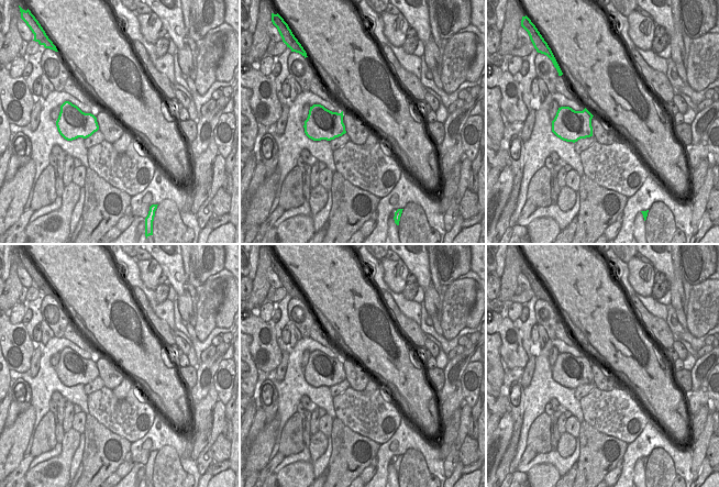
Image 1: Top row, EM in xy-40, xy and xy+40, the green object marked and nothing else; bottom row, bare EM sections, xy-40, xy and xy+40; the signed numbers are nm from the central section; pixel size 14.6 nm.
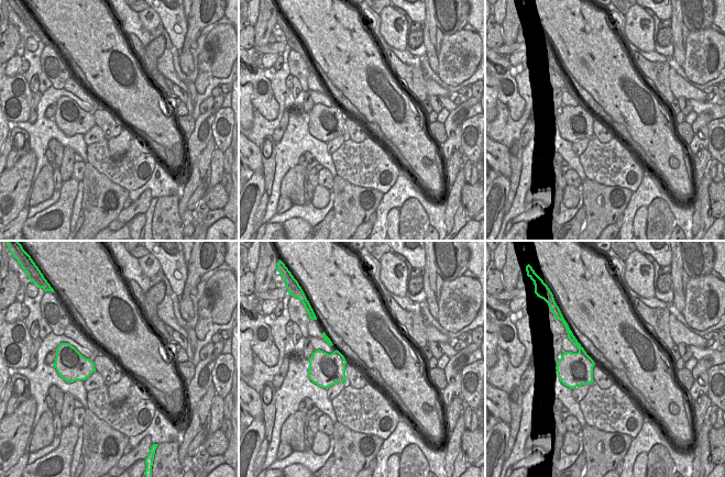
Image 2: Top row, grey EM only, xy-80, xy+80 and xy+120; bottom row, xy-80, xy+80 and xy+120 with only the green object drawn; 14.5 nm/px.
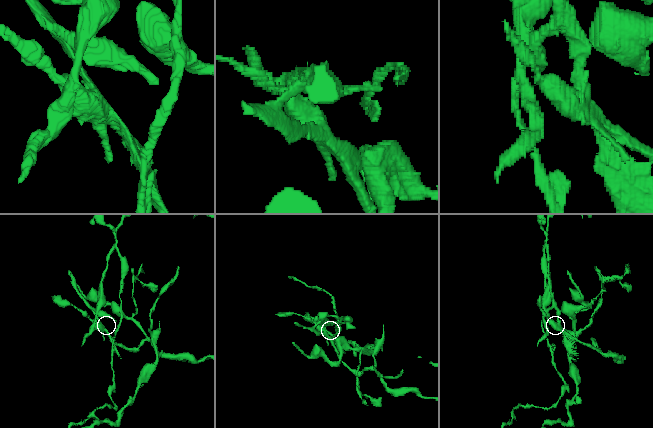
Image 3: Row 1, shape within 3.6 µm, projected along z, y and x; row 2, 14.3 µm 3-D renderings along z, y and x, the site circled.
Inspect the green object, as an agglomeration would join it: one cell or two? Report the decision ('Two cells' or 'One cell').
Two cells

